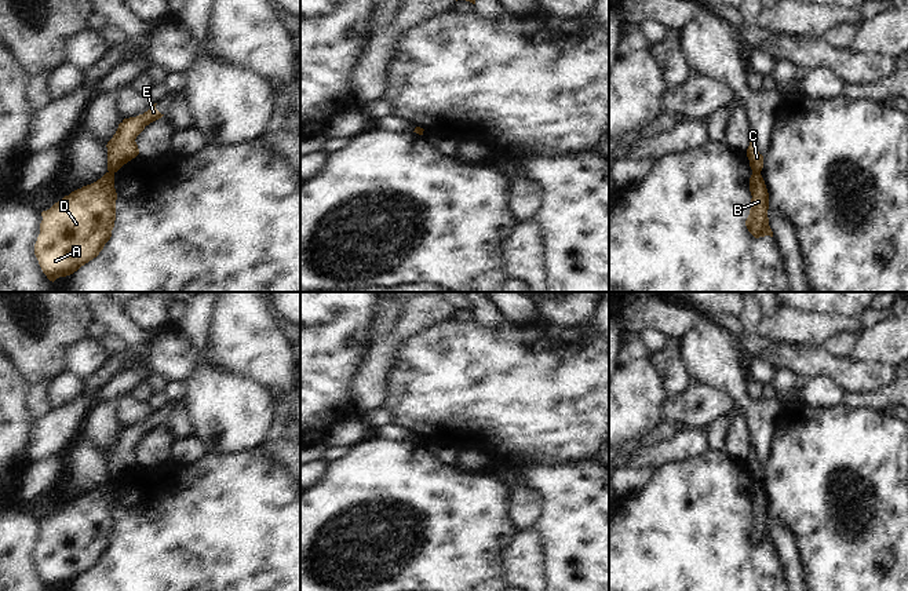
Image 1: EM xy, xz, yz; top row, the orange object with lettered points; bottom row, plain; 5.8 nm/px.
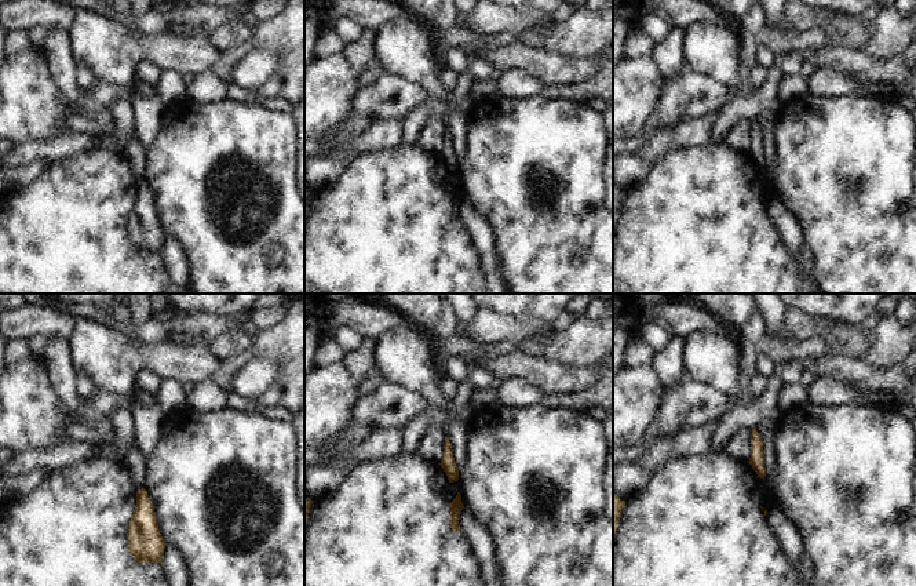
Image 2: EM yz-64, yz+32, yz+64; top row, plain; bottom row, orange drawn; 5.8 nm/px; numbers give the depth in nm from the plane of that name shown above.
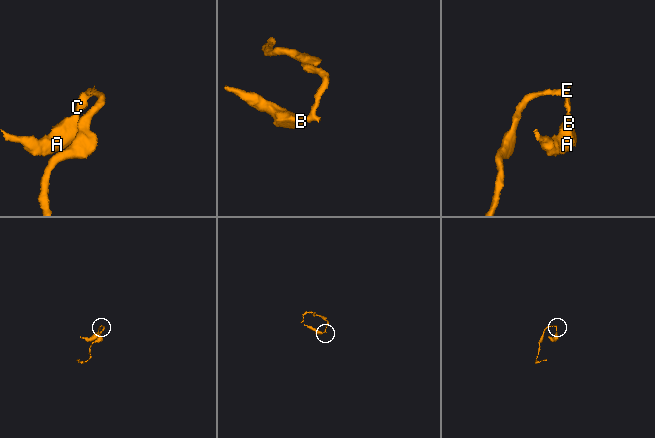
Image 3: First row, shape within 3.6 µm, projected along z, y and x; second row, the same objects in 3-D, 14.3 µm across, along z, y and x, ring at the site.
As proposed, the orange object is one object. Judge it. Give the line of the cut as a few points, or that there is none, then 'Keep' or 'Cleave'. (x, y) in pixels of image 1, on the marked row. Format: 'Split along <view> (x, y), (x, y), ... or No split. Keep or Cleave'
Split along yz (752, 171), (759, 174). Cleave

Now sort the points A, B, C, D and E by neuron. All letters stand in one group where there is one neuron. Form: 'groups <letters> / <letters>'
groups A B D / C E

